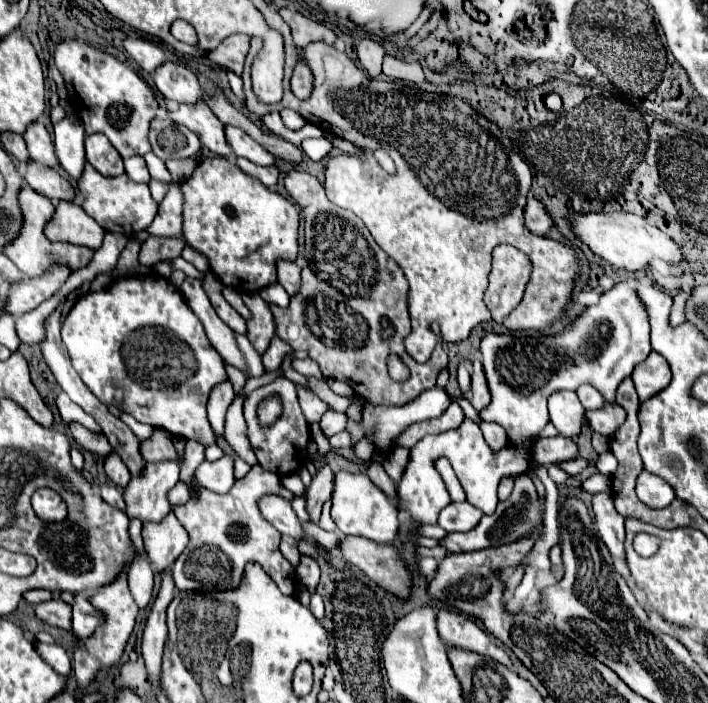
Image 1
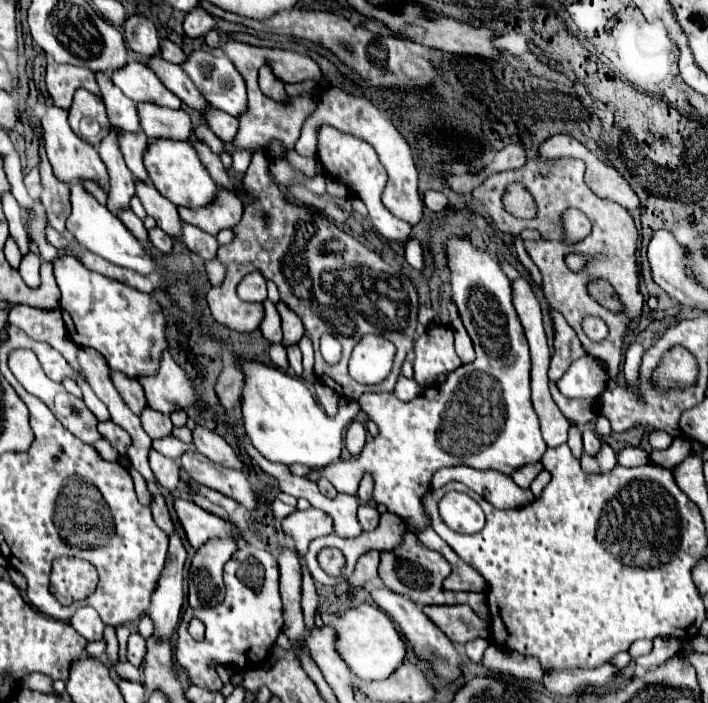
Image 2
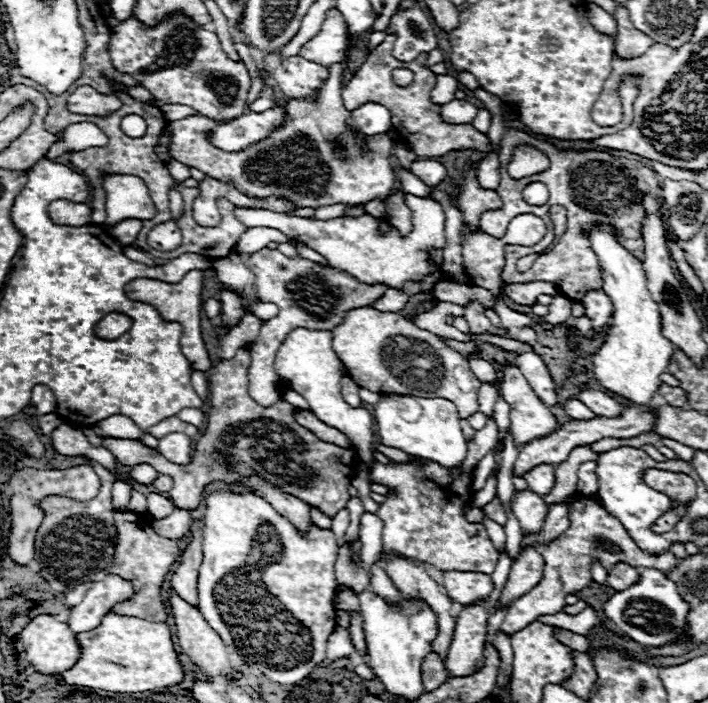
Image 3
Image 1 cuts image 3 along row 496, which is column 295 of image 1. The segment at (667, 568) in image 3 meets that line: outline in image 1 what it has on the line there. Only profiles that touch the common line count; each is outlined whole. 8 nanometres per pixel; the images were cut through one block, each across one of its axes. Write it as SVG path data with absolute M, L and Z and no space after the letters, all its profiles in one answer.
M260 464L252 466L252 470L238 480L230 492L216 494L206 488L200 488L200 496L196 500L188 500L184 506L176 506L174 514L178 522L186 528L190 536L190 544L180 554L180 558L172 566L172 578L178 590L194 590L194 592L222 592L234 590L240 586L244 568L248 562L256 562L264 568L264 572L276 582L276 586L292 596L296 594L296 572L292 564L280 554L280 532L266 522L260 514L258 500L266 494L280 494L286 500L292 500L294 494L280 486L278 476L266 472Z

